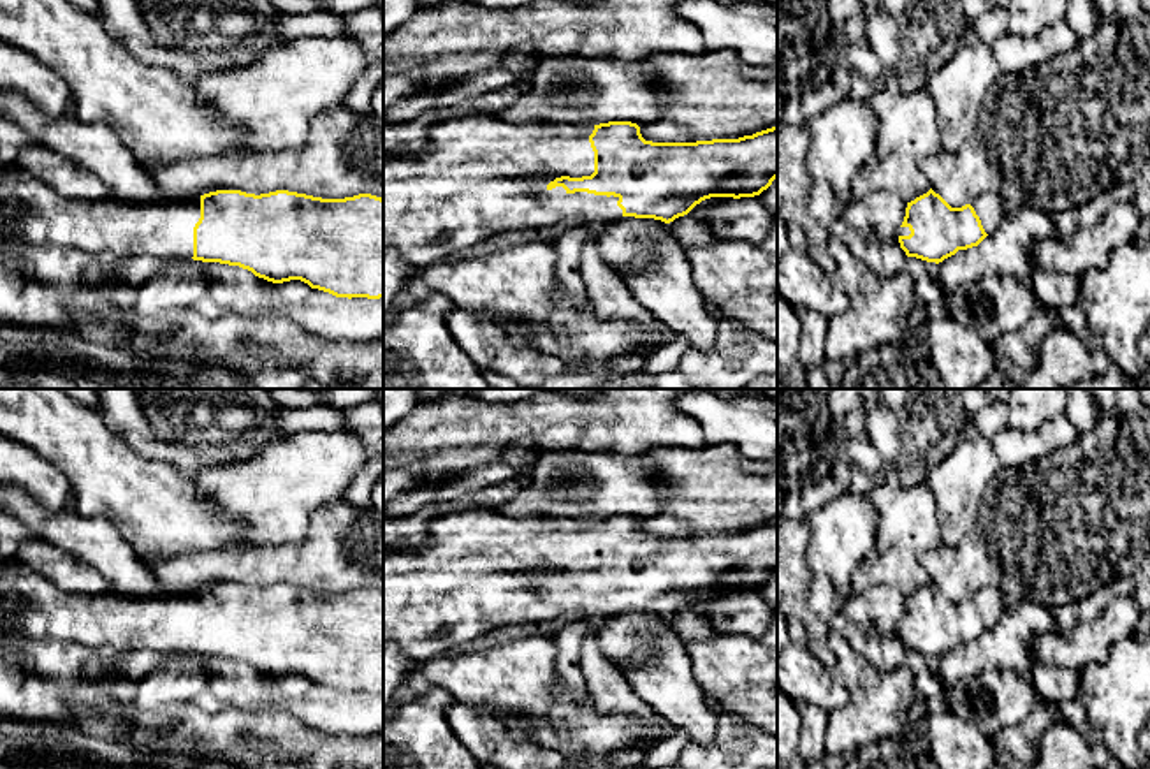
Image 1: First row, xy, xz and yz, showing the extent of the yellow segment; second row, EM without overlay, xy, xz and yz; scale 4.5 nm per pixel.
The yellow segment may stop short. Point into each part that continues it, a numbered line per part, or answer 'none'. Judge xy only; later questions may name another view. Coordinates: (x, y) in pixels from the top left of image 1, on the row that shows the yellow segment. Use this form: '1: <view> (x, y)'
1: xy (162, 227)

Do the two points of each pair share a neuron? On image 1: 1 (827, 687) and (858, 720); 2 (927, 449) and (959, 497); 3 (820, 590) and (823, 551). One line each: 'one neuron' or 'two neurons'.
1: two neurons
2: two neurons
3: two neurons

